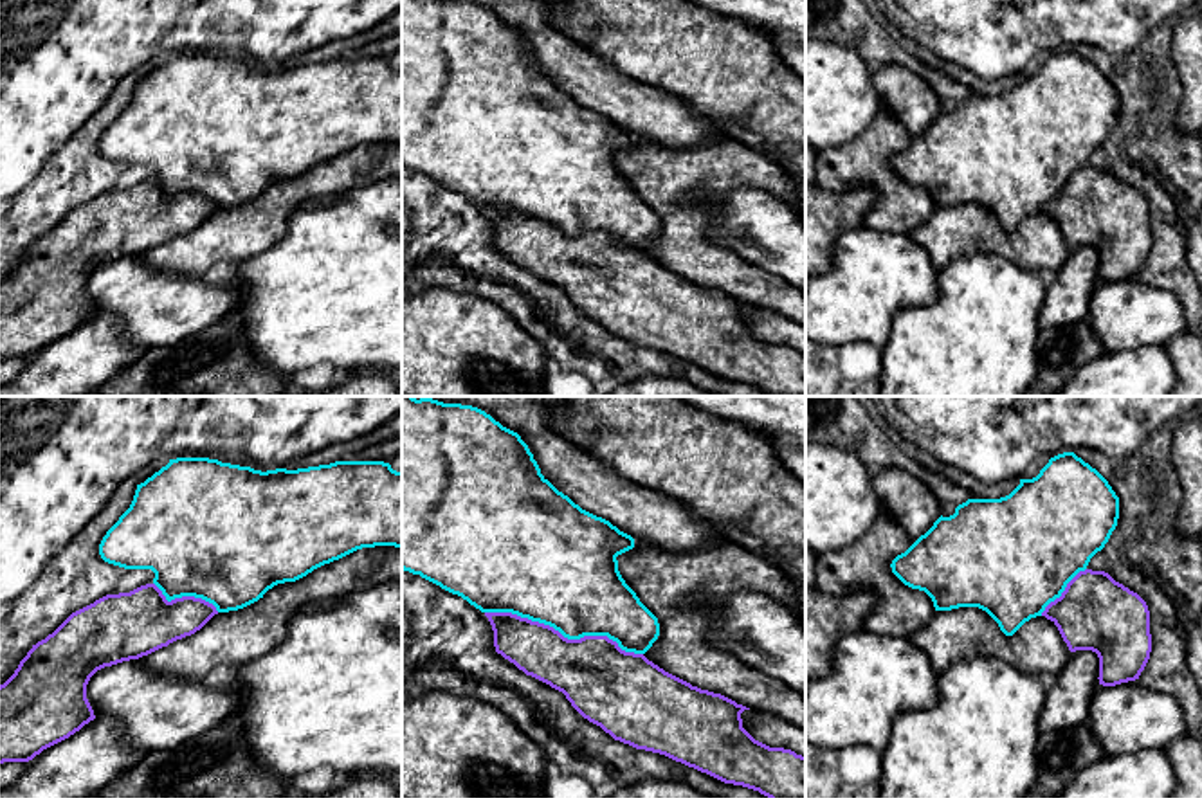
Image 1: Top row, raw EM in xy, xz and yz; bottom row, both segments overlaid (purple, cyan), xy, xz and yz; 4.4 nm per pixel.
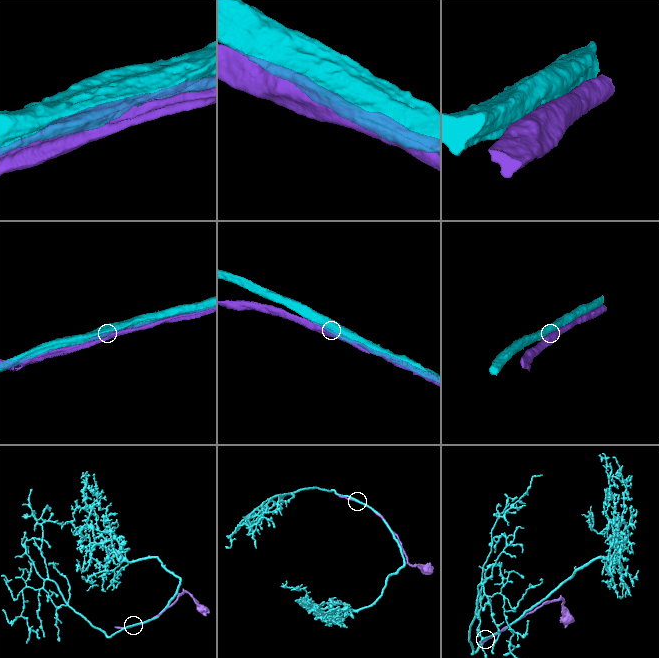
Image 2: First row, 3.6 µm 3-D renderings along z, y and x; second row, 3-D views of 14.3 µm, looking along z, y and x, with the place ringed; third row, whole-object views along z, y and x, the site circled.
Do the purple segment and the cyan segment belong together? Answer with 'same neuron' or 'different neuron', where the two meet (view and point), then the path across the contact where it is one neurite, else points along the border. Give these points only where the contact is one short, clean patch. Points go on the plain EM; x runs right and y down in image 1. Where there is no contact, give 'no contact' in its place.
different neuron; meets purple in xz at (563, 233)

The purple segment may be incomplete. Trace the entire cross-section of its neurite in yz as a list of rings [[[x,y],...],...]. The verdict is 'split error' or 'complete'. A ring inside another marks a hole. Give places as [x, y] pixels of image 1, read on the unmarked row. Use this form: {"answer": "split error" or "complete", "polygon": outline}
{"answer": "complete", "polygon": [[[1079,168],[1042,213],[1058,223],[1070,249],[1097,250],[1103,283],[1139,276],[1150,256],[1146,198],[1105,168]]]}

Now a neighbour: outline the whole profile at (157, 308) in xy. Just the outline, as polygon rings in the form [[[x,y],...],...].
[[[137,256],[97,267],[87,281],[87,295],[96,313],[115,313],[123,321],[123,339],[142,349],[180,344],[216,324],[240,304],[232,279],[207,285],[202,277],[159,272]]]

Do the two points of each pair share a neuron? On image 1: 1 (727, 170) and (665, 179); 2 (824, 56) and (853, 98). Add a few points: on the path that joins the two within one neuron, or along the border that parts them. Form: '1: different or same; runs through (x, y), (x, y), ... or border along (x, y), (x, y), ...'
1: same; runs through (712, 170), (691, 179), (680, 179)
2: same; runs through (824, 67), (842, 87)

